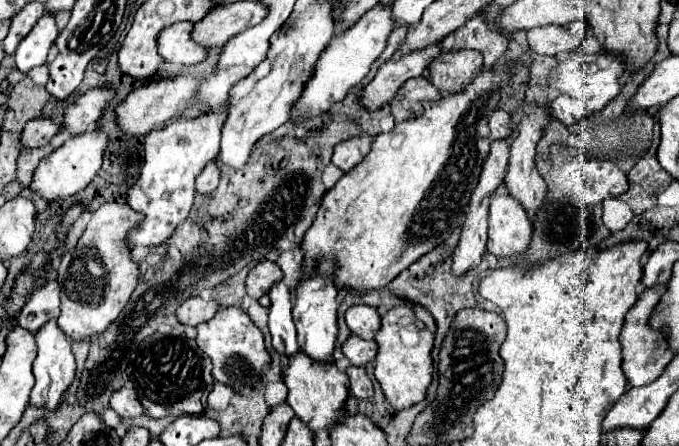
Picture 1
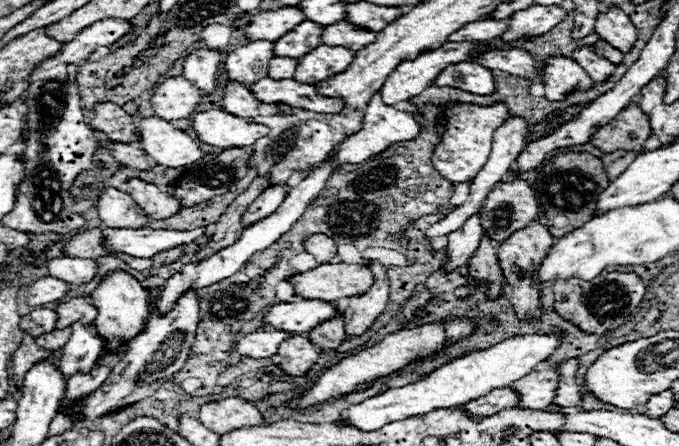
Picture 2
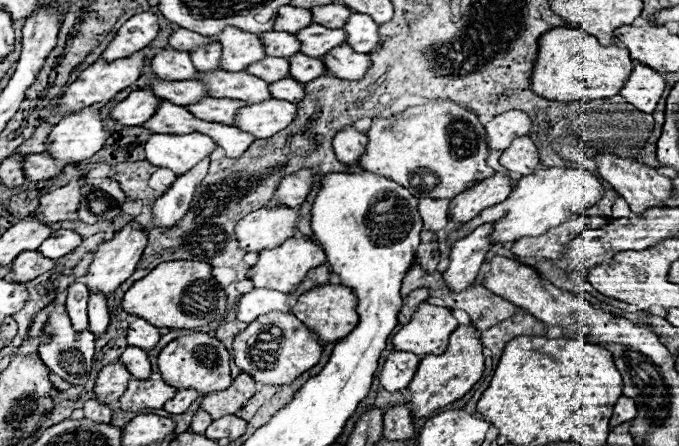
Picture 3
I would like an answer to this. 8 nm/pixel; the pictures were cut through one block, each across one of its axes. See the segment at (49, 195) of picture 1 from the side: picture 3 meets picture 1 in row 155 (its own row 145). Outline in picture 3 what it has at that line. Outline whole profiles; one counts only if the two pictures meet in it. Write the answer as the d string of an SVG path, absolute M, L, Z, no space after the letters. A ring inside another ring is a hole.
M92 104L82 108L76 114L62 118L48 136L48 154L56 160L82 162L94 156L104 142L108 140L110 132L104 126L100 106Z

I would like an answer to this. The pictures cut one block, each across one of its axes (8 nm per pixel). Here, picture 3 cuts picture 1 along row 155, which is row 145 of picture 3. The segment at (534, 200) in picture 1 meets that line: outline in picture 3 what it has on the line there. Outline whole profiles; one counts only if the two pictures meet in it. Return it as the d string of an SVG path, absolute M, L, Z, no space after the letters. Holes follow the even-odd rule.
M528 136L516 138L500 156L500 164L520 176L530 176L540 168L540 156Z

